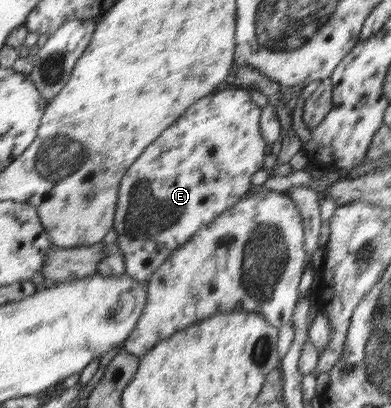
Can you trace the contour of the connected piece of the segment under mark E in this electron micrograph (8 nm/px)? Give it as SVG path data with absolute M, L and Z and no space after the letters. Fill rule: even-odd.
M226 86L220 92L214 91L194 102L126 170L119 185L113 229L117 233L116 244L125 258L125 273L132 279L148 280L174 251L251 189L252 175L263 169L266 155L267 143L259 128L261 112L248 88Z

